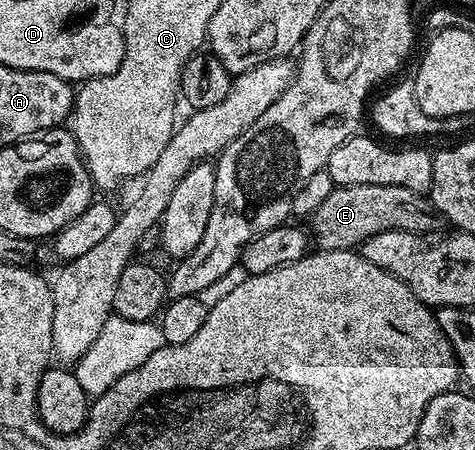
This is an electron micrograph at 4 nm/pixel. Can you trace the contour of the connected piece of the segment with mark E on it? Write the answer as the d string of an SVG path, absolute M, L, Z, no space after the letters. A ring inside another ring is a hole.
M378 183L361 185L338 185L332 188L330 195L310 218L310 237L317 250L356 249L366 239L382 235L382 231L410 231L411 233L439 233L445 228L444 216L433 206L425 194L415 193L406 187L382 187Z

